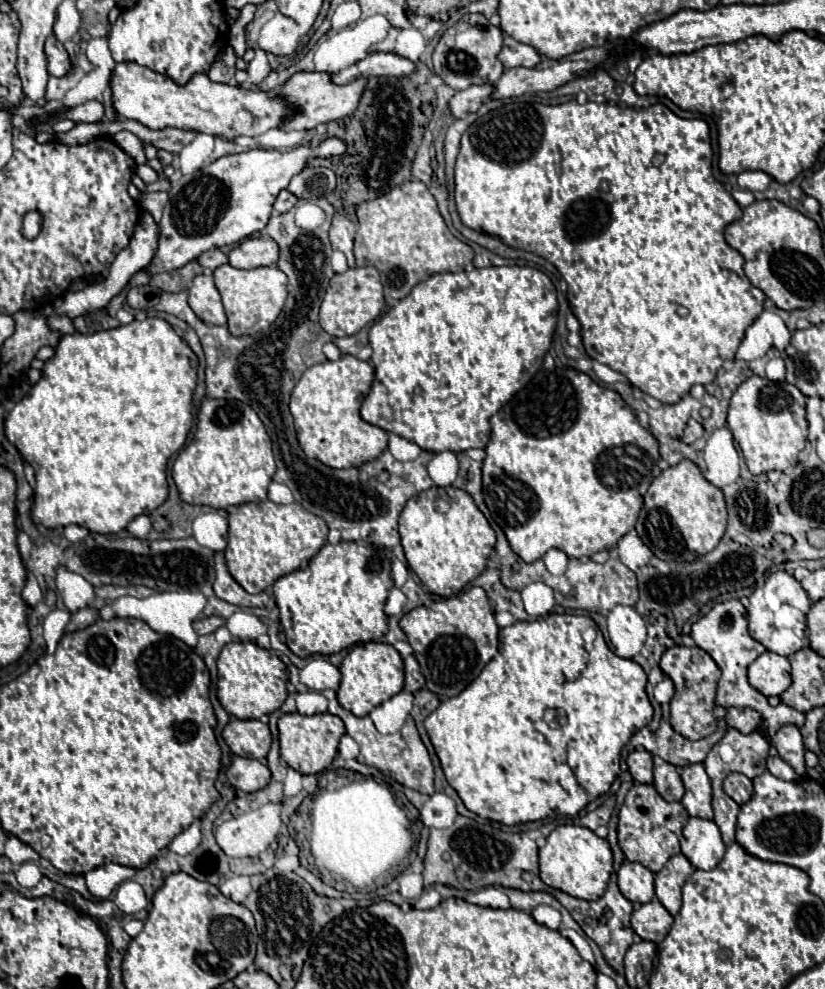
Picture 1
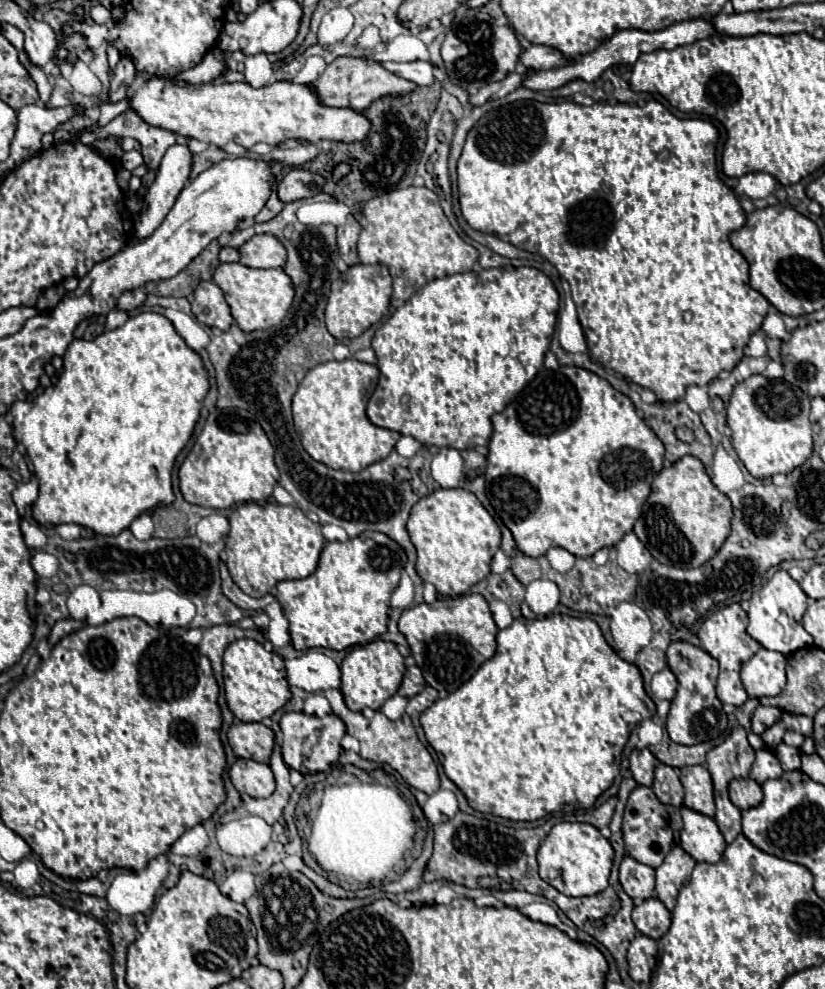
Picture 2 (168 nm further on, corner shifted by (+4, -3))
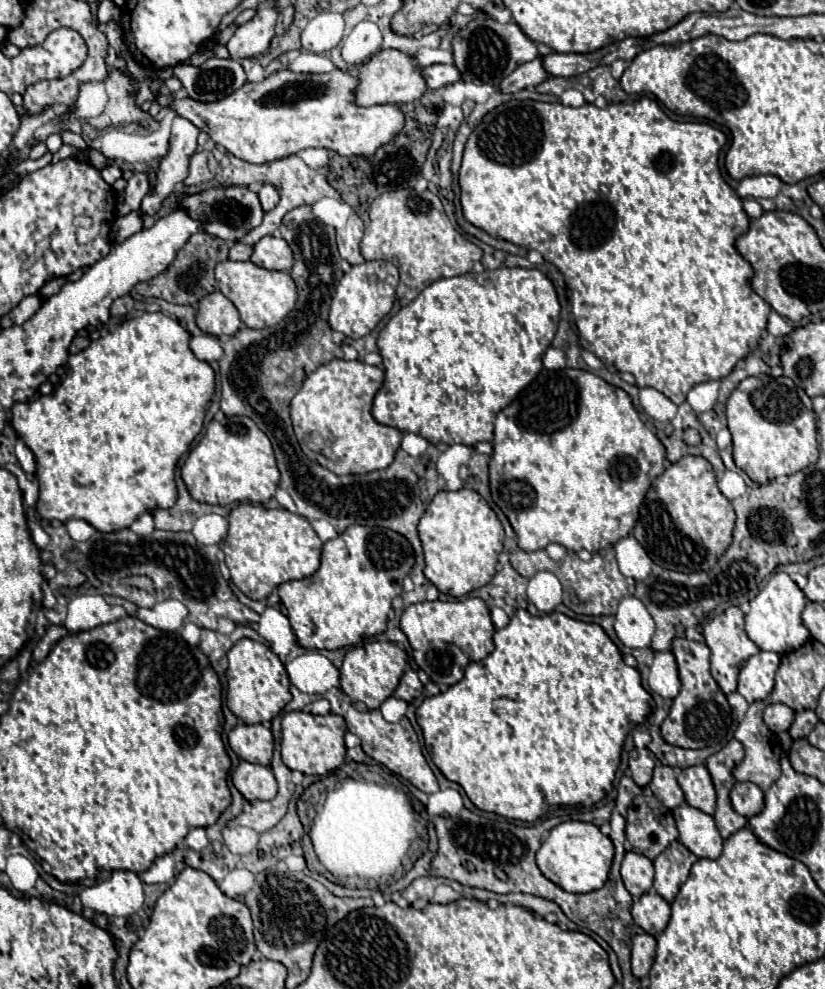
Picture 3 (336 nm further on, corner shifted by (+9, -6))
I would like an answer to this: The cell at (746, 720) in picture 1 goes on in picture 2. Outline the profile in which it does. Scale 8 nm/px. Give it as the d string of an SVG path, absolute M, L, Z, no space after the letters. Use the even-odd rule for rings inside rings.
M759 705L759 707L755 709L753 719L751 719L753 733L763 735L763 731L765 731L765 729L769 729L775 721L779 721L779 719L781 719L781 715L783 715L783 711L781 711L781 709L777 709L777 707L763 707L763 705Z

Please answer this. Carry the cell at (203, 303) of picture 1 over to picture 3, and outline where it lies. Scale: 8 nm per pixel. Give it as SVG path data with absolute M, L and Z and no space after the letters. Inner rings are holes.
M220 290L204 296L198 302L196 324L202 332L208 332L212 336L220 336L220 334L232 336L242 328L238 310Z

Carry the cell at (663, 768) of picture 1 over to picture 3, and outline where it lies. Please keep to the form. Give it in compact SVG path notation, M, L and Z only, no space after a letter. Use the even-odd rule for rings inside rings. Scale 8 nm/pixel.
M656 764L654 768L654 778L650 782L650 790L652 794L666 806L666 808L676 808L680 804L684 804L684 792L680 790L674 772L670 766L662 766Z

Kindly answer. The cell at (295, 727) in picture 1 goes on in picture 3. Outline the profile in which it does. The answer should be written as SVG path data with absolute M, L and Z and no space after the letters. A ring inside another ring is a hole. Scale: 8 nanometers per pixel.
M288 712L282 718L282 762L290 770L298 770L302 774L328 774L344 762L346 746L344 746L346 724L336 714L314 716L306 712Z

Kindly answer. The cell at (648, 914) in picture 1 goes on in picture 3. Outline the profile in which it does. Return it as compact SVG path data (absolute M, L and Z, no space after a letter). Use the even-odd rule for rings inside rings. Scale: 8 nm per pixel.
M646 892L644 896L634 900L632 918L636 926L656 938L670 920L670 904L662 900L656 892Z

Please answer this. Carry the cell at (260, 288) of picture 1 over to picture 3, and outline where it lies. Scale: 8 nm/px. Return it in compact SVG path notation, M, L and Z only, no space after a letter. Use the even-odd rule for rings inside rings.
M220 262L216 266L218 290L236 306L240 320L248 328L276 326L296 304L296 284L288 272L260 268L252 262Z

